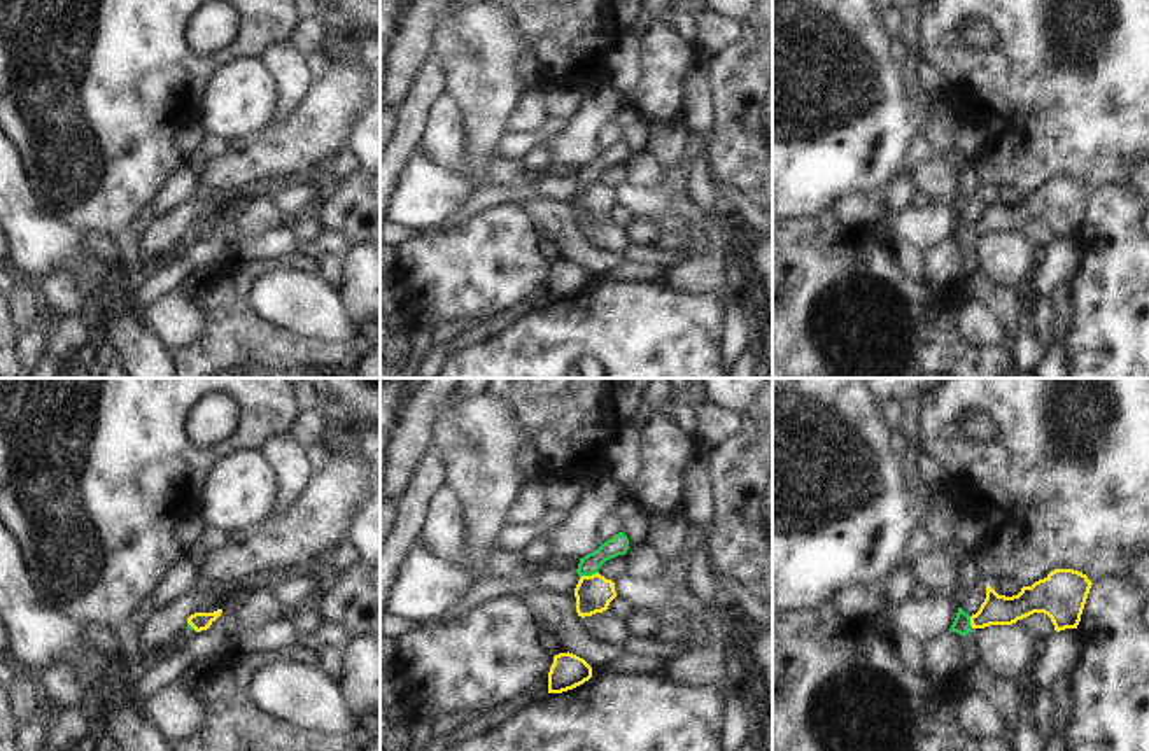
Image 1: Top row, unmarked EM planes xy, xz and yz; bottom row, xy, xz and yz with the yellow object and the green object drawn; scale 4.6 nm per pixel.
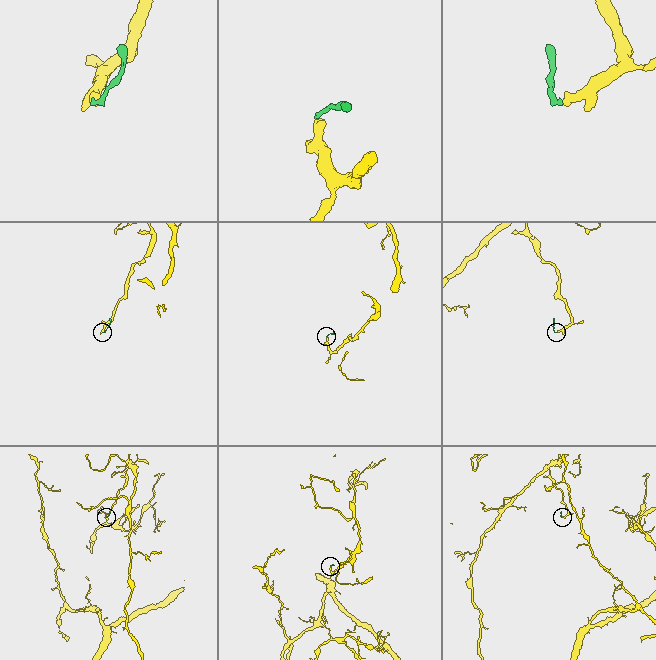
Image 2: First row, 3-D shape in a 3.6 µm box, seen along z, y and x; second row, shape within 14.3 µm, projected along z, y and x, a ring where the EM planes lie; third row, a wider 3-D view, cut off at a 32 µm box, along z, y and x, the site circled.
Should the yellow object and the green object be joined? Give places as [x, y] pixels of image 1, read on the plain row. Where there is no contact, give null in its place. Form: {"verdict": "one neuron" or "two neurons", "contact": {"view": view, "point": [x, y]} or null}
{"verdict": "two neurons", "contact": {"view": "xz", "point": [587, 184]}}

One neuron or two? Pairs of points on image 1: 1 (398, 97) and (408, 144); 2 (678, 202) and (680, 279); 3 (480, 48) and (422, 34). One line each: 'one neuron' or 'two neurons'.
1: two neurons
2: one neuron
3: two neurons

